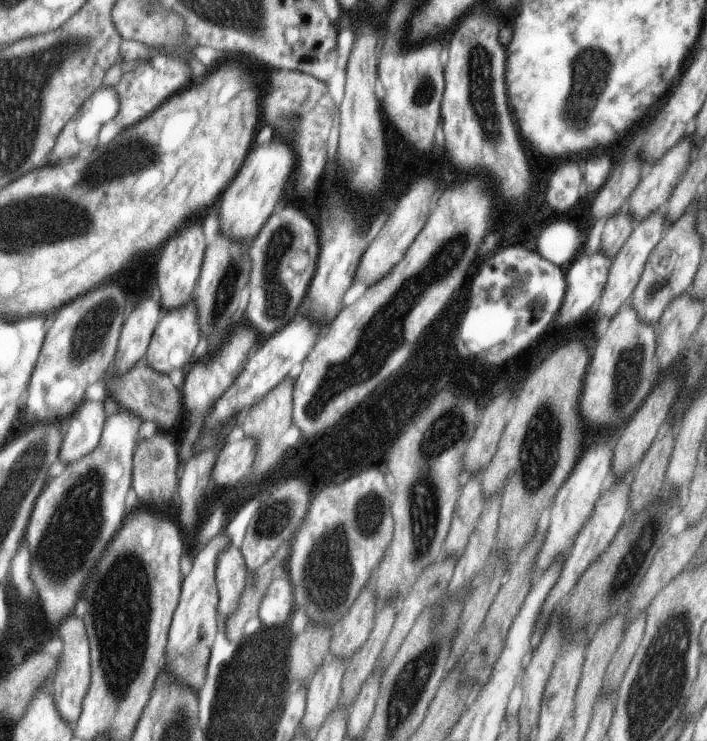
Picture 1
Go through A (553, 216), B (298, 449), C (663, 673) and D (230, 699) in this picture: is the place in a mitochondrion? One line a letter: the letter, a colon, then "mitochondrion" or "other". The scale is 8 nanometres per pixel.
A: other
B: other
C: mitochondrion
D: mitochondrion

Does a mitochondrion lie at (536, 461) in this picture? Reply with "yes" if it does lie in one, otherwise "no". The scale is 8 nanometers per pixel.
yes

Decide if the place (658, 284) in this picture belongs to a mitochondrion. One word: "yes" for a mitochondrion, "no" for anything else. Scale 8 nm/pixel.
yes

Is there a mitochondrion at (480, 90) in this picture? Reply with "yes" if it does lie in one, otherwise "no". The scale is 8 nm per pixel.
yes

